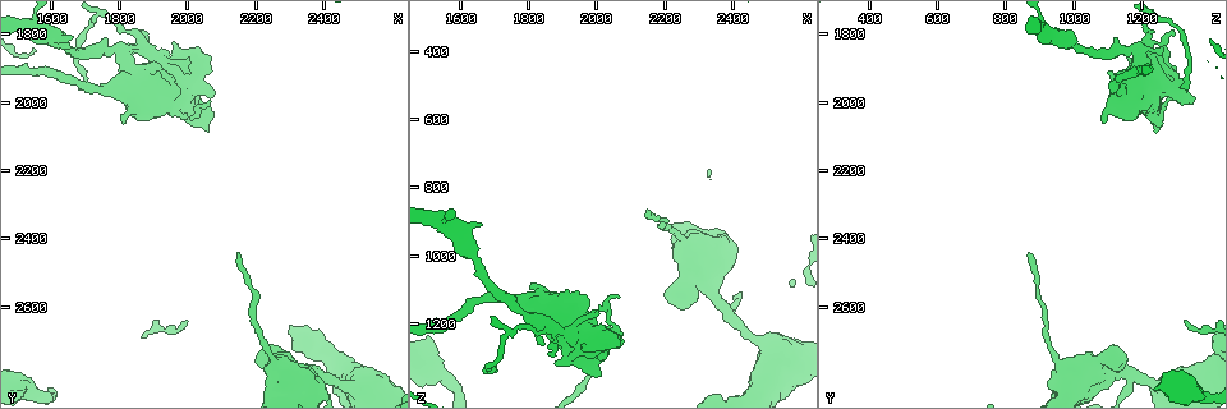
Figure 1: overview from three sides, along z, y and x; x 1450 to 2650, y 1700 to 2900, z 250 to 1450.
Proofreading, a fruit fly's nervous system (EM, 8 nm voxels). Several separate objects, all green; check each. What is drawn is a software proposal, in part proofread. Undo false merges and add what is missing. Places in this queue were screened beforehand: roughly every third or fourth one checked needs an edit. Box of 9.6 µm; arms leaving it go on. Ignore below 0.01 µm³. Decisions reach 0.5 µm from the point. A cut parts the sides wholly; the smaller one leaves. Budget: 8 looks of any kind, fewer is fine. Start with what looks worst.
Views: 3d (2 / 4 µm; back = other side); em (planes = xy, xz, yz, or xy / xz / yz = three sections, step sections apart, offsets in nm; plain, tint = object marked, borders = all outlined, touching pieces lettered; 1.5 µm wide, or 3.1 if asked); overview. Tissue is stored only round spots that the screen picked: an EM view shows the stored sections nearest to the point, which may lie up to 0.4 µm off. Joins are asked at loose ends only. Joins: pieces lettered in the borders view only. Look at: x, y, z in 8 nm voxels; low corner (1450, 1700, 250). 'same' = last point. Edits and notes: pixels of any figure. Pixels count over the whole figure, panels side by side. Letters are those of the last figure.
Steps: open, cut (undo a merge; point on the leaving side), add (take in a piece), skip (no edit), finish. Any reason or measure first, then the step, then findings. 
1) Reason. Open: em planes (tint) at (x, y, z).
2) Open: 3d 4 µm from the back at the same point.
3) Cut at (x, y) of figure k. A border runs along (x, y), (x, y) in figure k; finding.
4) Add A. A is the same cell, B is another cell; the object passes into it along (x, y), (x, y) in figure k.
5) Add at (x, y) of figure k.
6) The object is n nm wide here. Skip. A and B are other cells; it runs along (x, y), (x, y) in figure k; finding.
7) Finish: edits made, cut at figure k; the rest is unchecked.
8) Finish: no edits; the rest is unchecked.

Calibre changes. Open: 3d 2 µm at (1810, 1860, 1190).

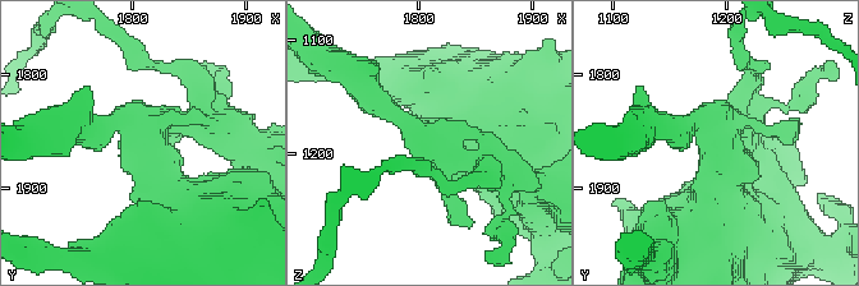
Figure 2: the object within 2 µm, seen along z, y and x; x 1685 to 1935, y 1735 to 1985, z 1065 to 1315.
Shape alone is not enough. Open: em planes (tint) at (1814, 1860, 1196).

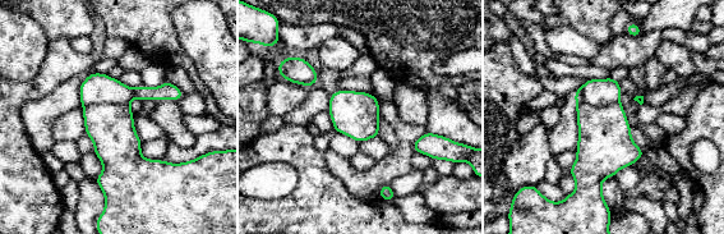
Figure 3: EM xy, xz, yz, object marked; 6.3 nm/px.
See the neighbours. Open: em planes (borders) at the same point.

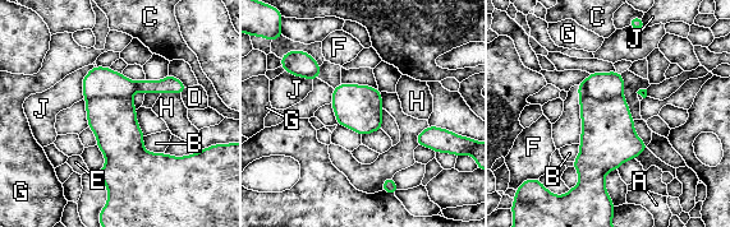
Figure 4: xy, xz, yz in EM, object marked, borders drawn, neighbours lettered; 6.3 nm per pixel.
The longest contact is with J, 220 nm. Cut at (601, 86) of figure 4. A, B, C, D, E, F, G, H and J are other cells; a border runs along (582, 83), (596, 98), (621, 95) in figure 4; a second neuron is stuck on.

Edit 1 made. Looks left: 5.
Open: overview.

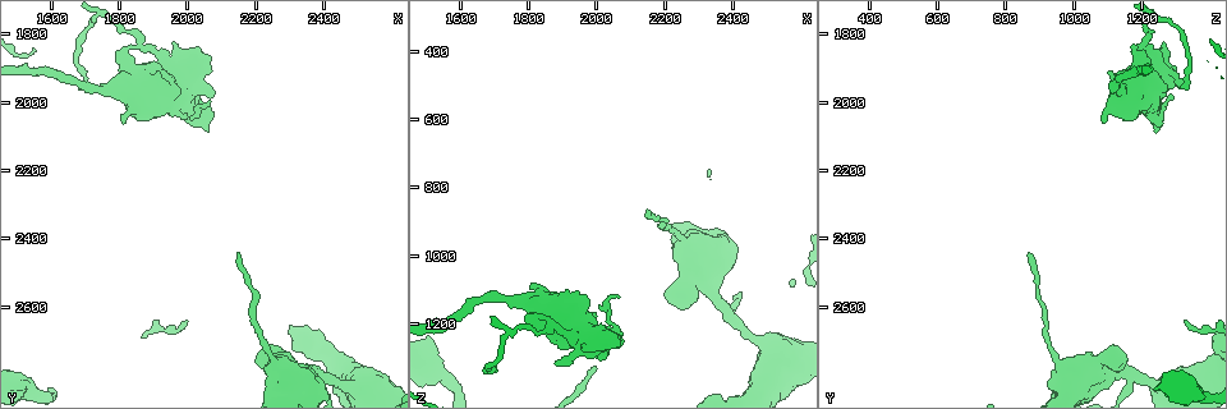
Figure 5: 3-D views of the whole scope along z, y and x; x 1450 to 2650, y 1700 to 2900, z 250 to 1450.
Open: em planes (borders) at (2390, 2800, 1170).

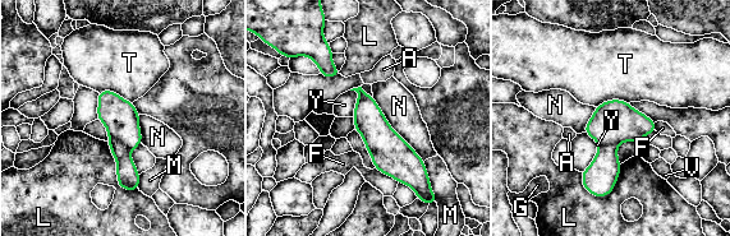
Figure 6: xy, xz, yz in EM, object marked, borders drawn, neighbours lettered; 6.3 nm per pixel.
Cut at (128, 177) of figure 6. A, F, G, L, M, N, T, V and Y are other cells; a second neuron is stuck on.

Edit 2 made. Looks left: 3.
Finish: edits made, cut at figure 4, cut at figure 6; the rest is unchecked.

